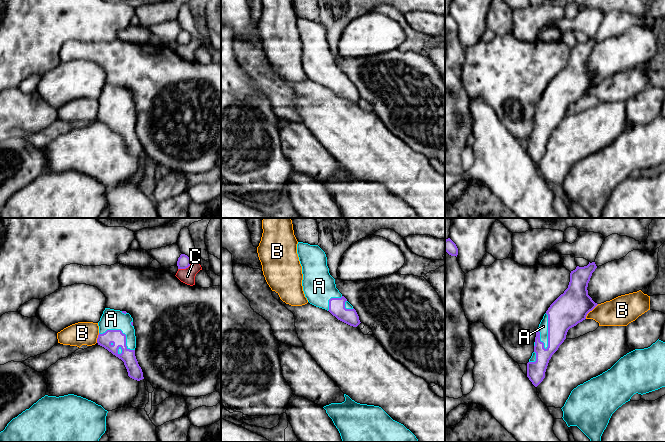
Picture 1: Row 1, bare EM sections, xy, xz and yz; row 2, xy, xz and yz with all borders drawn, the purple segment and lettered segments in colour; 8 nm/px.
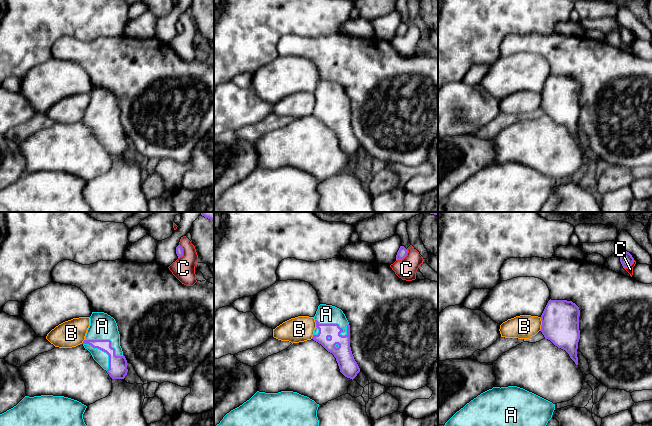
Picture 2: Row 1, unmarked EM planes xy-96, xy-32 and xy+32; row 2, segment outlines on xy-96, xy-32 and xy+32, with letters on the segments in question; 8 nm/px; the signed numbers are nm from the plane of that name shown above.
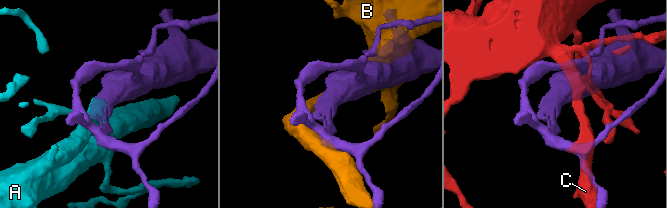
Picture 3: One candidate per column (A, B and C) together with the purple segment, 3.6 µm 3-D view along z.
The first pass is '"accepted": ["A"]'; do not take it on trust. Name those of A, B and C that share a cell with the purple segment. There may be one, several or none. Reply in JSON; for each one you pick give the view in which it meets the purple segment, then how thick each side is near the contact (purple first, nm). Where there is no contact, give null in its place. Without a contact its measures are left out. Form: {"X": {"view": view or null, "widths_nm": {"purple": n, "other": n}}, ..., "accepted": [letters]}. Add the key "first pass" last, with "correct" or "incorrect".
{"A": {"view": "yz", "widths_nm": {"purple": 260, "other": 80}}, "accepted": ["A"], "first pass": "correct"}

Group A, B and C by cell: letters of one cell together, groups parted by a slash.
A / B / C

